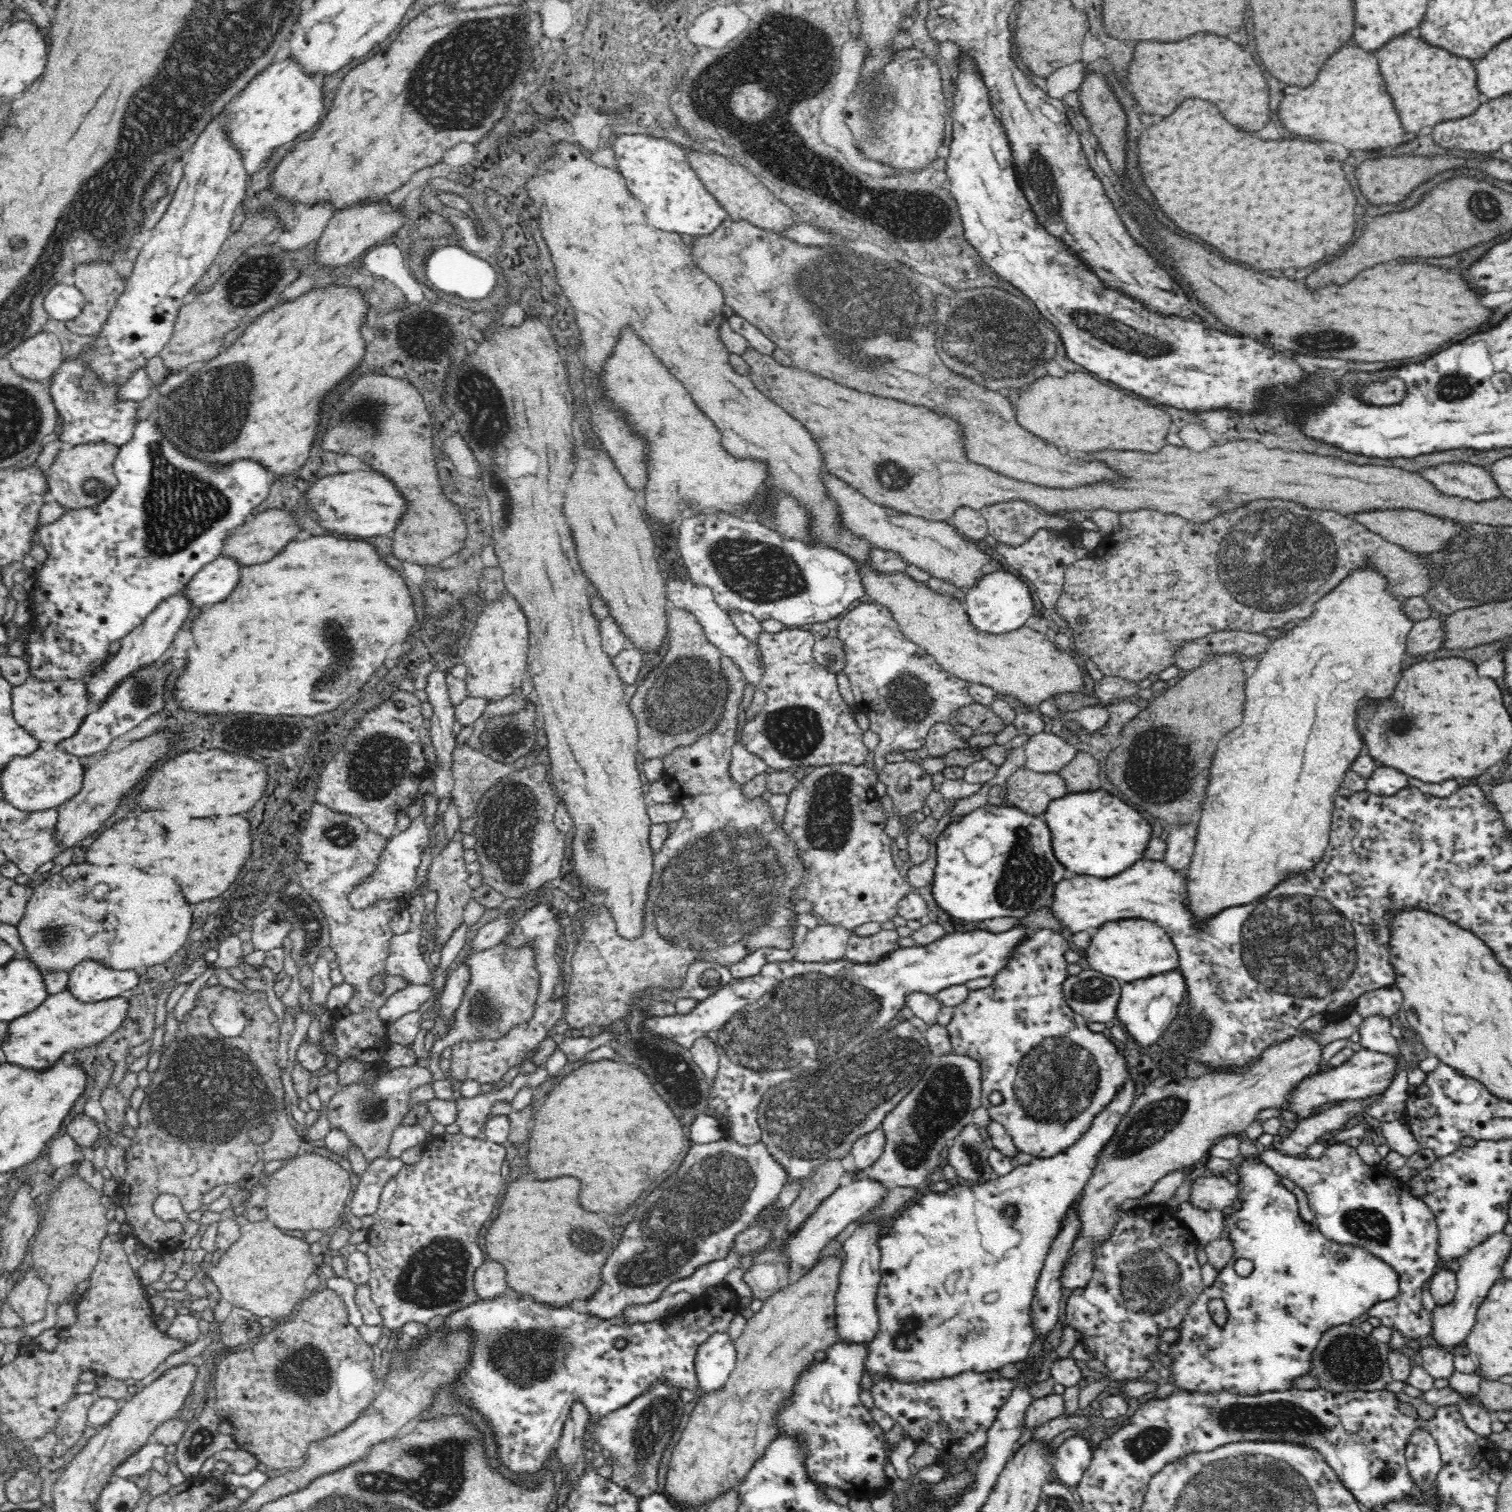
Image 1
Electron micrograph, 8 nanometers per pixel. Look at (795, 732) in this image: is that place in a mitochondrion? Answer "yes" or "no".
yes

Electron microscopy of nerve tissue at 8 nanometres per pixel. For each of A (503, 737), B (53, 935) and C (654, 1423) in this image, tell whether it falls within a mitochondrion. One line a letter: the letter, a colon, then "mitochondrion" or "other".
A: mitochondrion
B: mitochondrion
C: mitochondrion

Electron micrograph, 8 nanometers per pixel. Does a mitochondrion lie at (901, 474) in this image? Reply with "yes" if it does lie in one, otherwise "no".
yes

